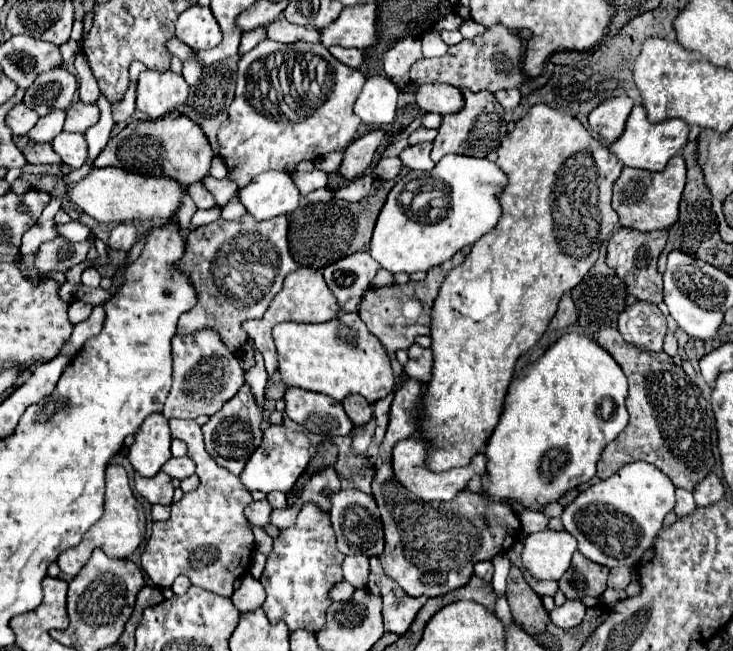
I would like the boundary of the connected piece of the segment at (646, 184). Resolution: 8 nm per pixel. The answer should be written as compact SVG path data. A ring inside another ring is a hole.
M682 155L672 157L672 161L668 161L666 169L660 173L624 167L622 175L614 183L614 197L612 197L612 207L620 217L620 225L638 231L656 231L674 225L678 221L678 203L684 191L684 181L686 181L686 165Z

